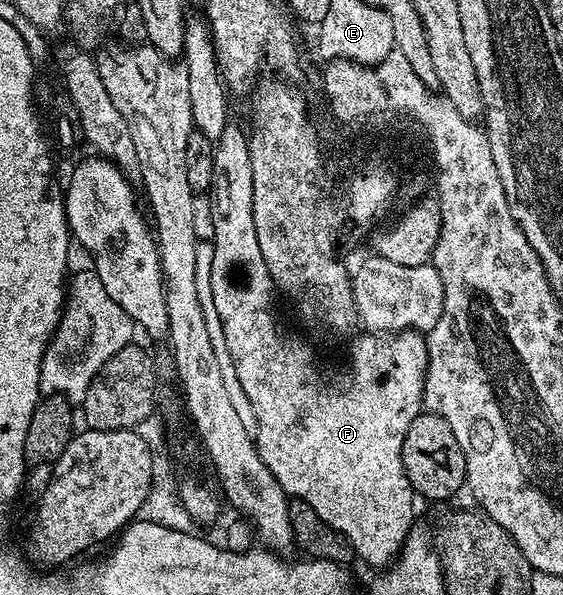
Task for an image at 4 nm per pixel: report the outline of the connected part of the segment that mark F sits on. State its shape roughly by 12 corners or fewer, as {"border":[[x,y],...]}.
{"border":[[248,139],[212,157],[210,306],[284,495],[376,570],[411,531],[428,342],[339,382],[272,328]]}

